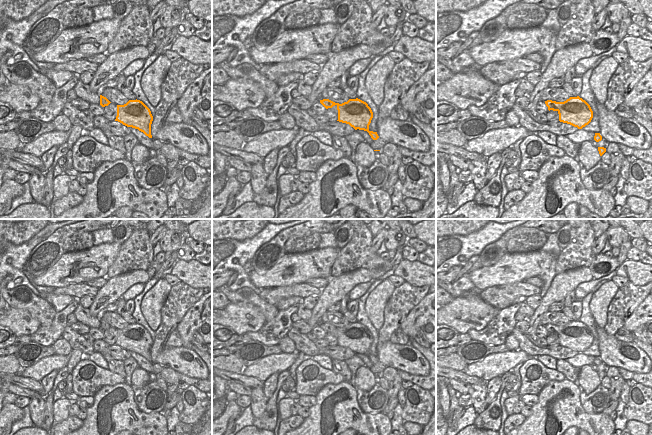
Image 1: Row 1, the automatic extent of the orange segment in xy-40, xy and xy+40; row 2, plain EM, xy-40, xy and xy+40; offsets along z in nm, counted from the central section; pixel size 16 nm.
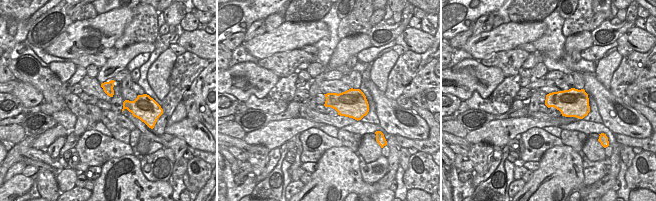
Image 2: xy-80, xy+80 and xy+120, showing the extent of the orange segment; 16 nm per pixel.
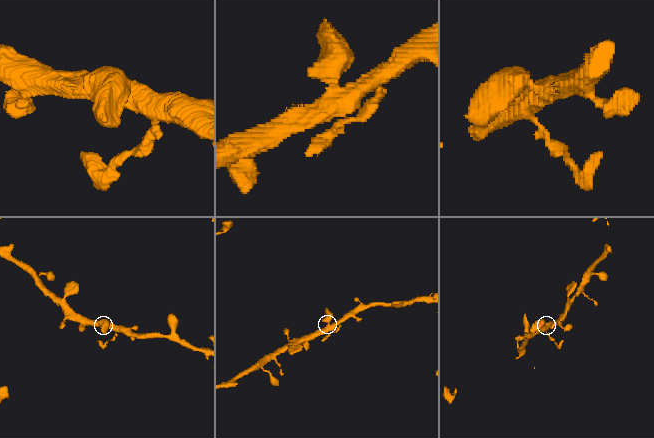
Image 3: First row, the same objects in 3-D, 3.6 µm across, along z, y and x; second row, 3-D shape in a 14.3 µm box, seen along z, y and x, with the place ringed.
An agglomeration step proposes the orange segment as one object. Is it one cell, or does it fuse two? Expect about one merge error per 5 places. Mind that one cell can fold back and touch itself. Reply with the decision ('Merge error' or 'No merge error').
No merge error.

